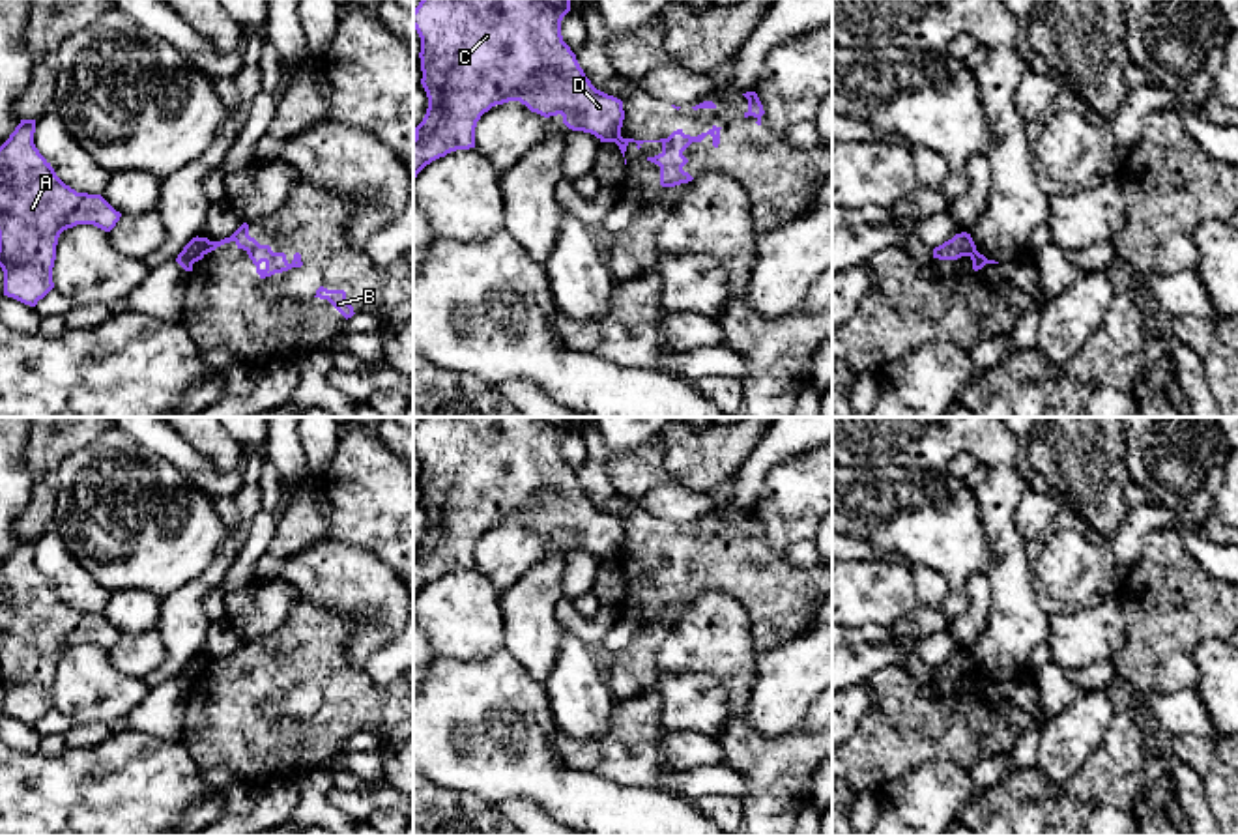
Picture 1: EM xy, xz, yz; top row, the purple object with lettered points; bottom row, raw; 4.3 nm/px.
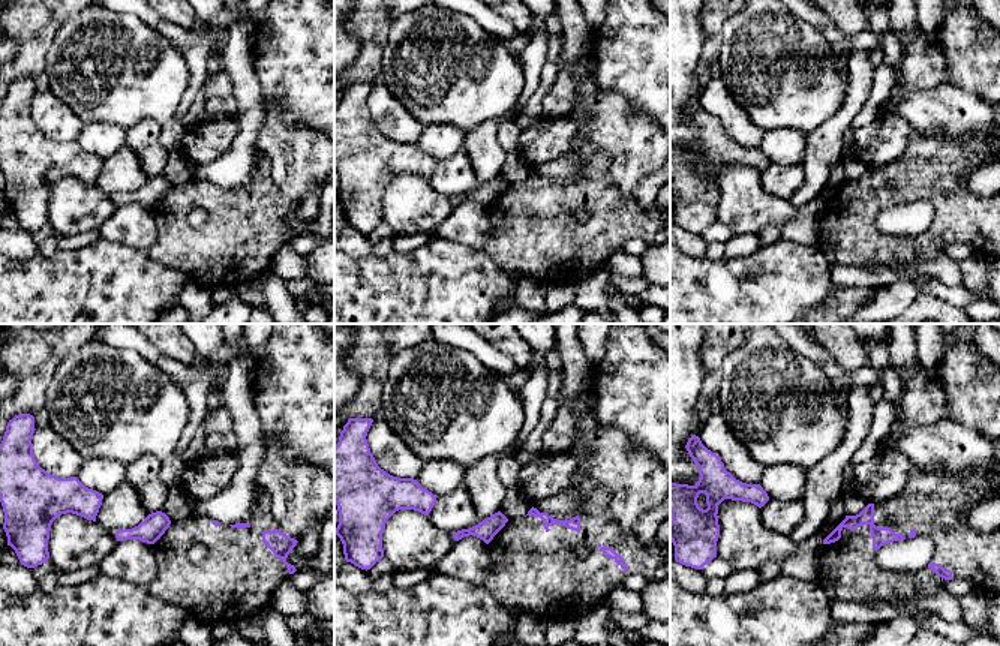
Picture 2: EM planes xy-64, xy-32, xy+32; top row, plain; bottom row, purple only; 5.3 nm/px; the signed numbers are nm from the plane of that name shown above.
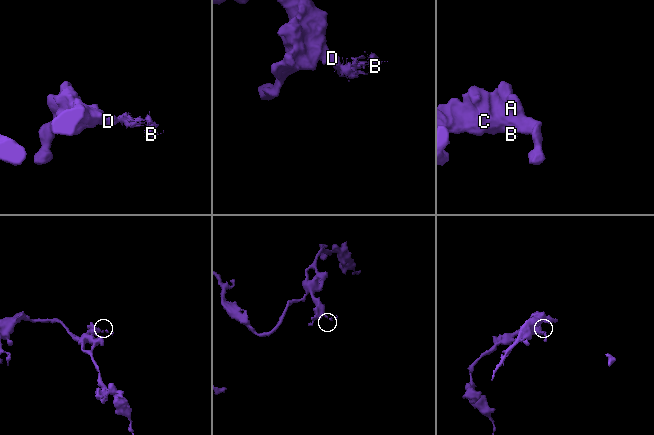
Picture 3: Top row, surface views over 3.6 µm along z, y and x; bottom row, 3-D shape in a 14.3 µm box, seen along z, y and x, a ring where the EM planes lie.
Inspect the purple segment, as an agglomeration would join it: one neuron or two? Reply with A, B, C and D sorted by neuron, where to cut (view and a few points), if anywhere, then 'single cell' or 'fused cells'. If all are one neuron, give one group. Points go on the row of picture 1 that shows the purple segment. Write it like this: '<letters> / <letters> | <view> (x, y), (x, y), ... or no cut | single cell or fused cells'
A C D / B | xy (210, 242), (186, 270) | fused cells

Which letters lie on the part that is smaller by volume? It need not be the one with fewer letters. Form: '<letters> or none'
B

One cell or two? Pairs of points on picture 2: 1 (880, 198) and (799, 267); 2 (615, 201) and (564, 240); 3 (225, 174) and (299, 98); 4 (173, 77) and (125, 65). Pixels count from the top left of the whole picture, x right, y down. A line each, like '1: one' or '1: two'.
1: two
2: one
3: two
4: one

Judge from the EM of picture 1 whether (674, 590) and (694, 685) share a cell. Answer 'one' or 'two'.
two

